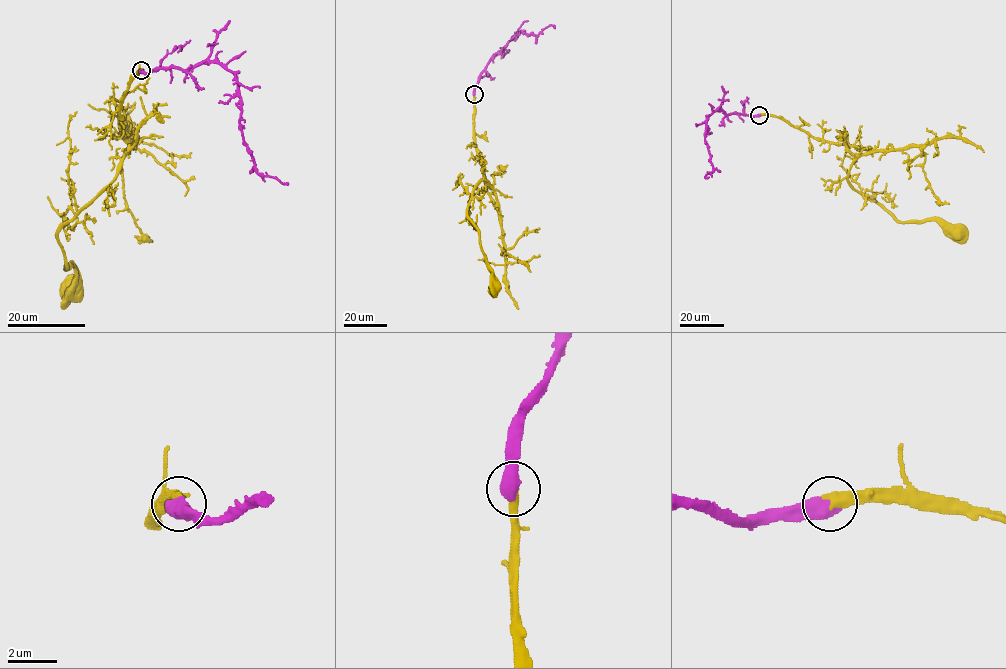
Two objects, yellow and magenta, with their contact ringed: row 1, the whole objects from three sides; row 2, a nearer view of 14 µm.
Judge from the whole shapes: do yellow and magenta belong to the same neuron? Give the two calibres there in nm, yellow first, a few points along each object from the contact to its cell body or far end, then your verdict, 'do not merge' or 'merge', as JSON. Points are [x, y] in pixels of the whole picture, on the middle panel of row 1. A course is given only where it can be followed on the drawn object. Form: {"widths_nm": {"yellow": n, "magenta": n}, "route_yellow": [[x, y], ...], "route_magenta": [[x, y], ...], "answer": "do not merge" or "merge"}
{"widths_nm": {"yellow": 420, "magenta": 700}, "route_yellow": [[474, 94], [477, 156], [496, 205], [497, 199], [481, 180], [467, 211], [478, 231], [494, 287]], "route_magenta": [[474, 94], [479, 75], [487, 63], [516, 34], [522, 30], [537, 35], [550, 25], [555, 28]], "answer": "merge"}

